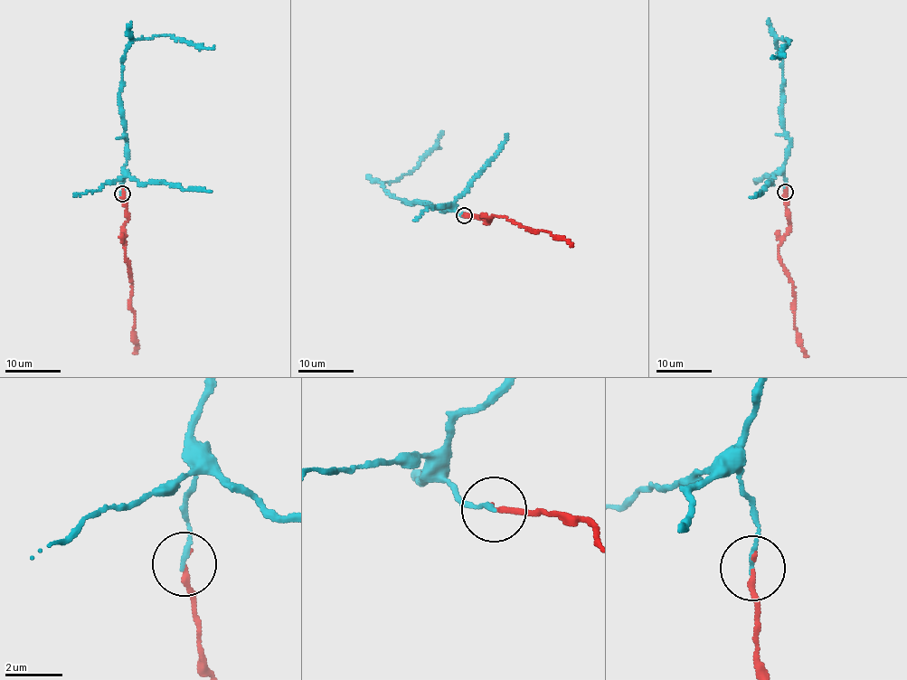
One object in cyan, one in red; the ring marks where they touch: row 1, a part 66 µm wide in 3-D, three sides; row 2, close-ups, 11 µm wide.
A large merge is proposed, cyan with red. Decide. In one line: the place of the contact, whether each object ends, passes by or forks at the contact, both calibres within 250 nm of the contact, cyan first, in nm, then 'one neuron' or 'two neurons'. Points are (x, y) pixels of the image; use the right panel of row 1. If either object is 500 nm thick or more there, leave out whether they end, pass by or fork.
(785, 192) | cyan ends | red ends | 160/170 nm | one neuron

